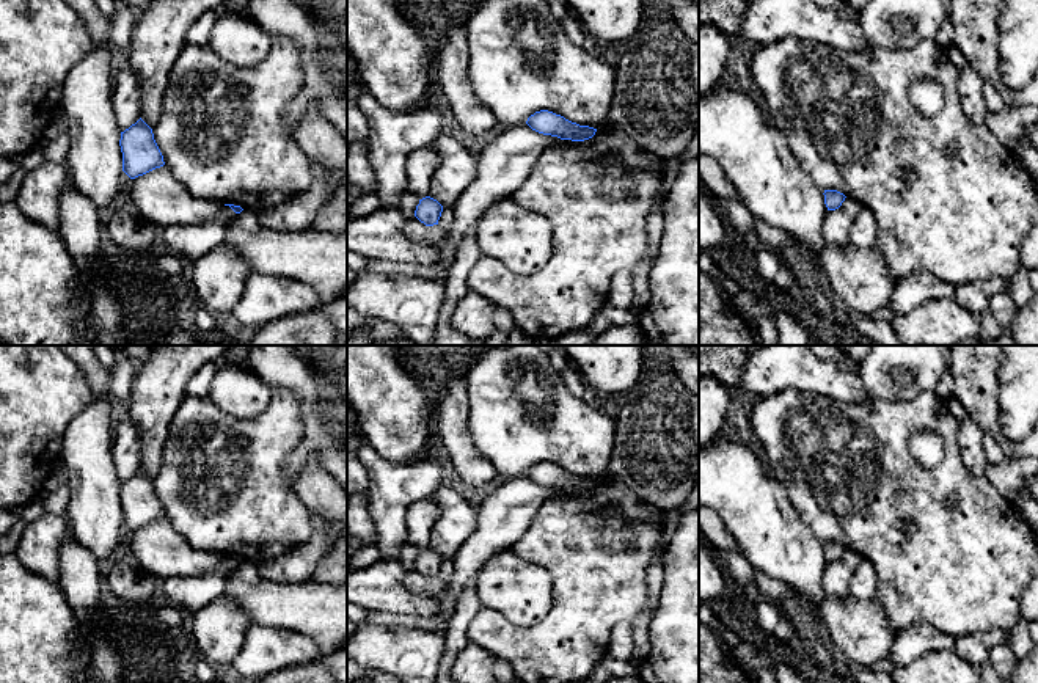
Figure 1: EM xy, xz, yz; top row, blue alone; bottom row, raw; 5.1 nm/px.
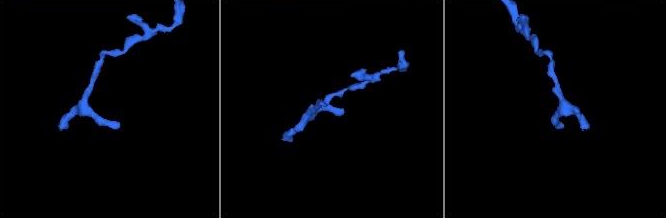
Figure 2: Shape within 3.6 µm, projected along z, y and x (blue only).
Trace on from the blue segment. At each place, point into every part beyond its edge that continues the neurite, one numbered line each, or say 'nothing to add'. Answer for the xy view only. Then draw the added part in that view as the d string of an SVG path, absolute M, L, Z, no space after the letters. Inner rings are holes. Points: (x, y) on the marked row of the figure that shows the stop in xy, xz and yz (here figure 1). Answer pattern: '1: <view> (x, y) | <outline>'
nothing to add

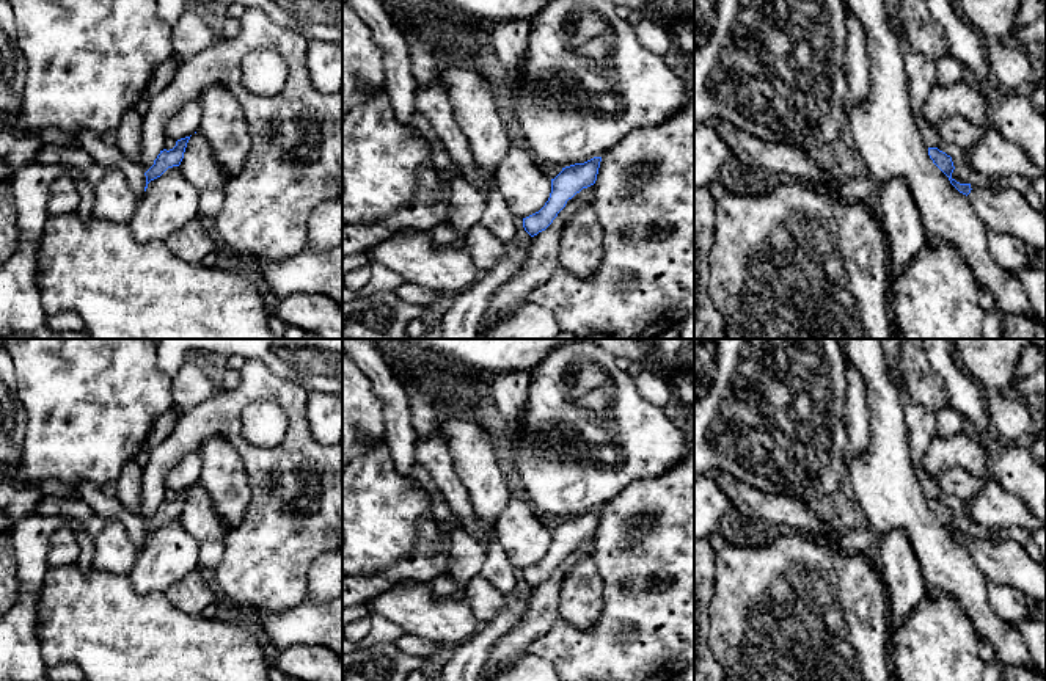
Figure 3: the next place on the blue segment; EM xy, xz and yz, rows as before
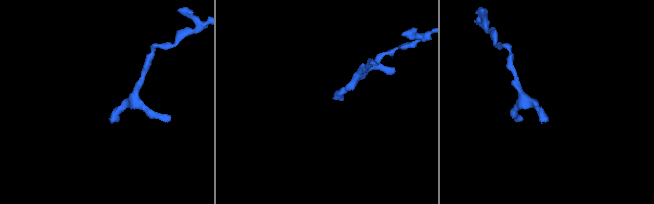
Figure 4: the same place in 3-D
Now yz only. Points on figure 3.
1: yz (1001, 209) | M972 187L967 199L986 229L1021 242L1027 251L1046 249L1046 215L1011 188Z

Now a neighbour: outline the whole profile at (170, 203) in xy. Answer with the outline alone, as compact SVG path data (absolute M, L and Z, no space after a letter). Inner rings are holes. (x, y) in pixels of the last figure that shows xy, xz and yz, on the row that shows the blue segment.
M173 166L148 184L129 228L138 242L166 240L199 217L199 191Z

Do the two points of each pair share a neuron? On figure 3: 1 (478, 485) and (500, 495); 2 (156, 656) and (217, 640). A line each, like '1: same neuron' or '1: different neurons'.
1: same neuron
2: same neuron

